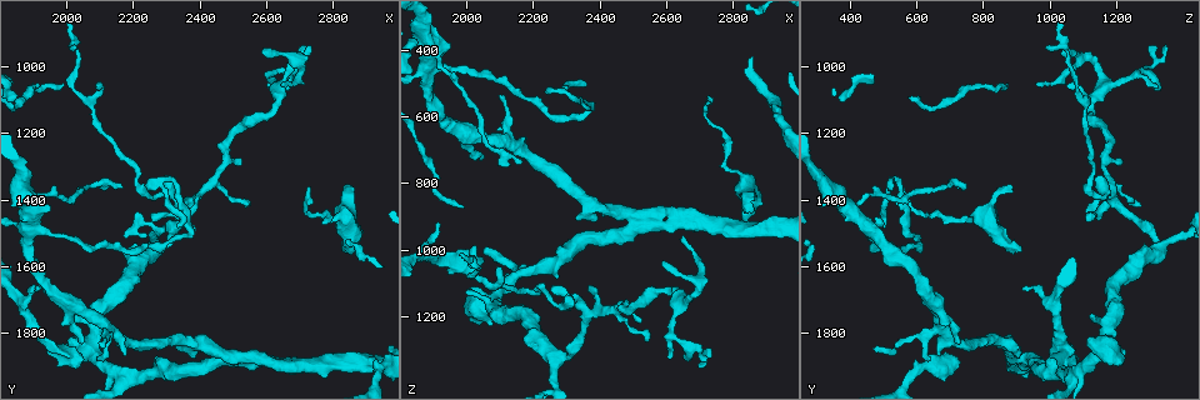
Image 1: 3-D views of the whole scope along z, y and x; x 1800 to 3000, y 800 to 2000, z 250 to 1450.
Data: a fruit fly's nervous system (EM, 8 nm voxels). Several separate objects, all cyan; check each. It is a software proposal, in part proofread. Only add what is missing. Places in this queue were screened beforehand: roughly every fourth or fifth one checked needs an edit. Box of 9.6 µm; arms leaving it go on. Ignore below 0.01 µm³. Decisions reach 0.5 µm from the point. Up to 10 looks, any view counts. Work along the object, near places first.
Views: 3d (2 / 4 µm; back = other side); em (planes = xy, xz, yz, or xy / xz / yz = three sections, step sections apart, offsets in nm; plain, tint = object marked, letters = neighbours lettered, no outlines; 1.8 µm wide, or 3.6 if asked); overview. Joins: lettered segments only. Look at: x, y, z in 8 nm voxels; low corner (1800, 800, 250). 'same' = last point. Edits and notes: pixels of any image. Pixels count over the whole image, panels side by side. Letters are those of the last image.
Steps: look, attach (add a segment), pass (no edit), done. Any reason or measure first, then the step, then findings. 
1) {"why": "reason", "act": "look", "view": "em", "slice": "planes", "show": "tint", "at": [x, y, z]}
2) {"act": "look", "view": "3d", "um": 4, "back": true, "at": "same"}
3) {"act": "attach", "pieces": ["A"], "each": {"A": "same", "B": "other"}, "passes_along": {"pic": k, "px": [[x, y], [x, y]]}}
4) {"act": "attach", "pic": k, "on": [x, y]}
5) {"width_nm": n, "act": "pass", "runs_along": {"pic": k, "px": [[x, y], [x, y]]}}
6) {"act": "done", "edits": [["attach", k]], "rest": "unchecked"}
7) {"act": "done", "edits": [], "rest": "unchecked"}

{"why": "thin end", "act": "look", "view": "em", "slice": "planes", "show": "letters", "at": [2740, 940, 1320]}

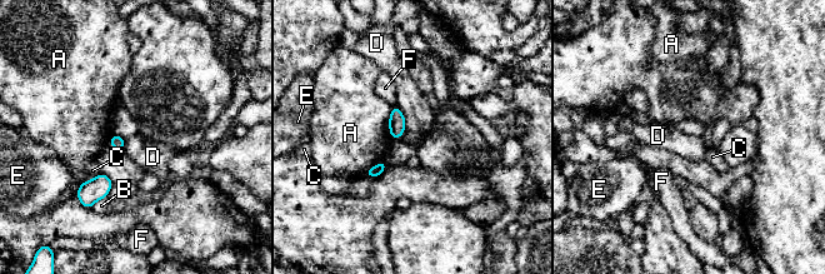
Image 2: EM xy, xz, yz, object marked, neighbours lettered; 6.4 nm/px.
{"act": "pass", "each": {"A": "other", "B": "other", "C": "other", "D": "other", "E": "other", "F": "other"}, "border": {"pic": 2, "px": [[396, 105], [406, 123]]}, "found": "no lettered segment goes on from it"}

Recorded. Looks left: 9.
{"act": "look", "view": "em", "slice": "planes", "show": "letters", "at": [2300, 1330, 1150]}

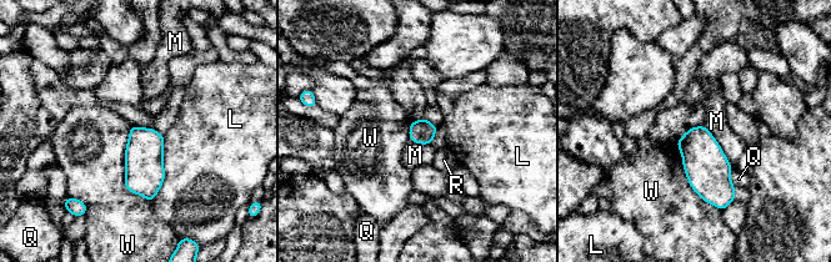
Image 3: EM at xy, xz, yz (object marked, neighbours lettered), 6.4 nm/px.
{"width_nm": 150, "act": "pass", "each": {"L": "other", "M": "other", "Q": "other", "R": "other", "W": "other"}, "border": {"pic": 3, "px": [[131, 126], [125, 187], [149, 202]]}, "found": "none of them fits"}

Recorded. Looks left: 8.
{"why": "free end", "act": "look", "view": "em", "slice": "planes", "show": "tint", "at": [2830, 1550, 910]}

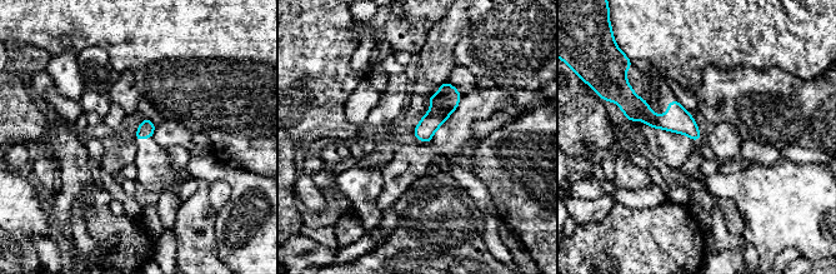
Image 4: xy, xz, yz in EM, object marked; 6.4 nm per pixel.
{"act": "look", "view": "em", "slice": "planes", "show": "letters", "at": "same"}

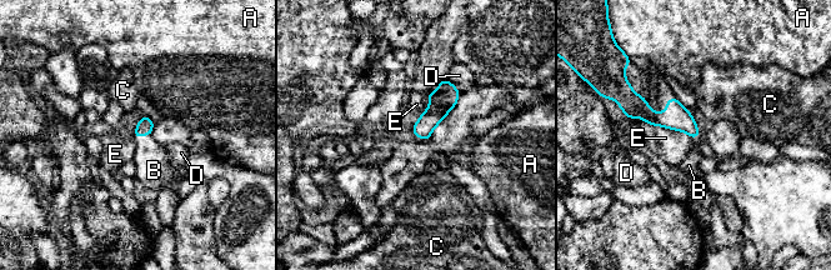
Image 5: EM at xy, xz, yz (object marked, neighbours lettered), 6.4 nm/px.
{"longest_contact_nm": ["E", 260], "act": "attach", "pieces": ["B"], "each": {"A": "other", "B": "same", "C": "other", "D": "other", "E": "other"}, "passes_along": {"pic": 5, "px": [[145, 125], [143, 135], [154, 170]]}, "found": "it goes on there"}

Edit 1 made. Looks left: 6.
{"why": "redraw", "act": "look", "view": "overview"}

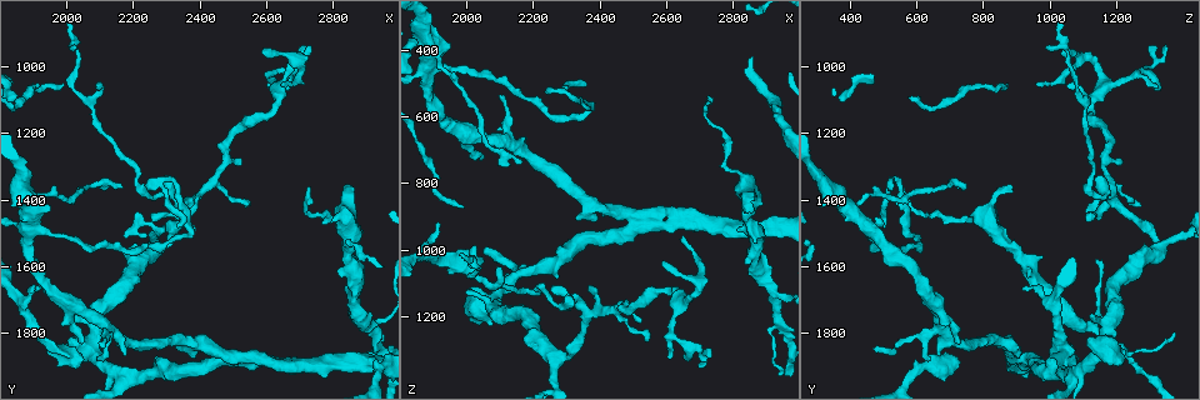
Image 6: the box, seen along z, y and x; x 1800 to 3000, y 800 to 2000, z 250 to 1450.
{"why": "looks like a crossing", "act": "look", "view": "3d", "um": 2, "at": [2500, 1870, 930]}

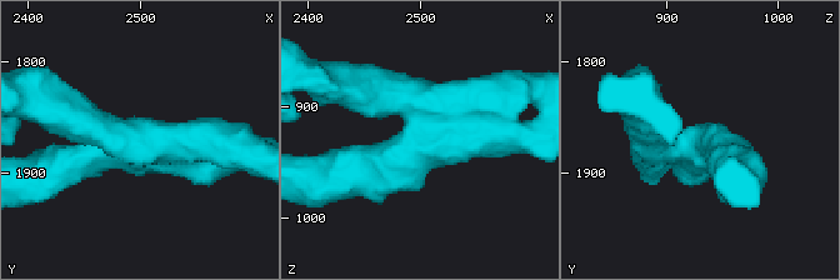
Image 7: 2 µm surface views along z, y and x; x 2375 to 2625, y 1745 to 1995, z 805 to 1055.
{"arms": 4, "act": "look", "view": "em", "um": 3.6, "slice": "planes", "show": "letters", "at": [2490, 1870, 932]}

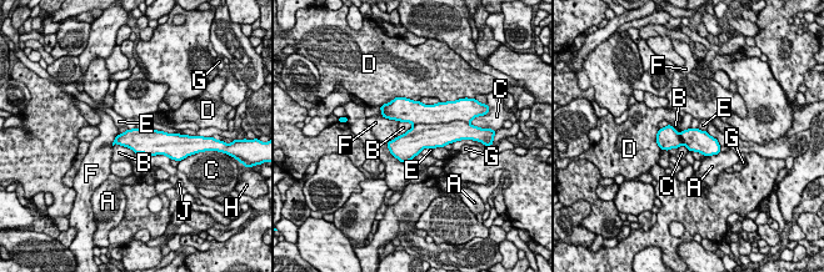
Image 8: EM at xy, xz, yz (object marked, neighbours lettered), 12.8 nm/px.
{"act": "pass", "each": {"A": "other", "B": "other", "C": "other", "D": "other", "E": "other", "F": "other", "G": "other", "H": "other", "J": "other"}, "found": "none of them fits"}

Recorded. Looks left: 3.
{"act": "done", "edits": [["attach", 5]], "rest": "unchecked"}

